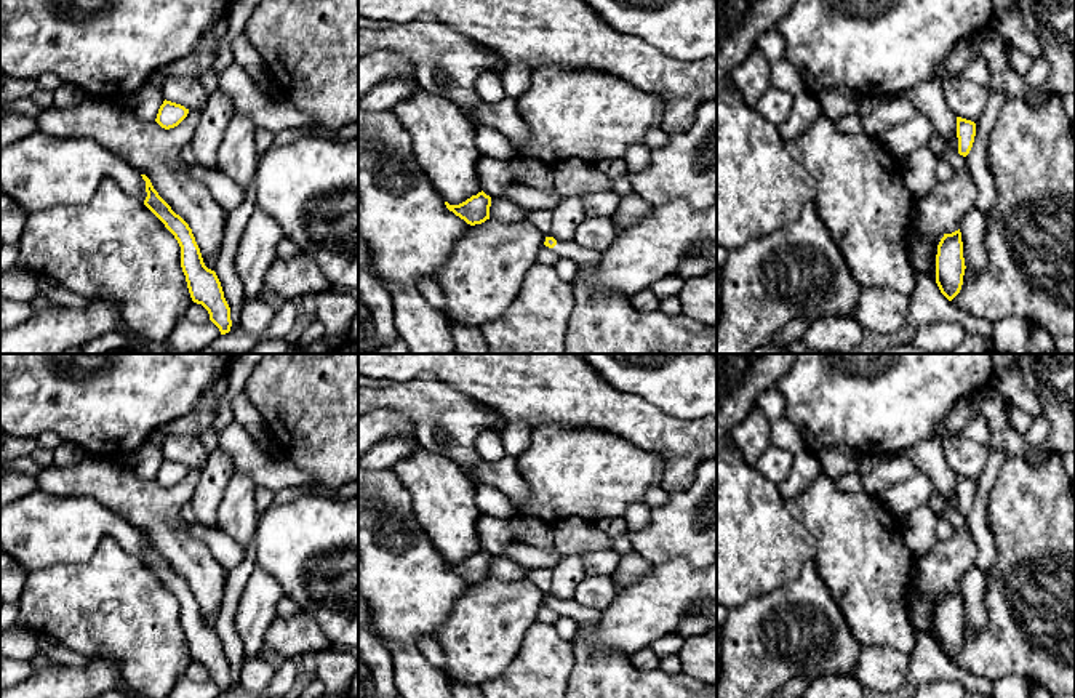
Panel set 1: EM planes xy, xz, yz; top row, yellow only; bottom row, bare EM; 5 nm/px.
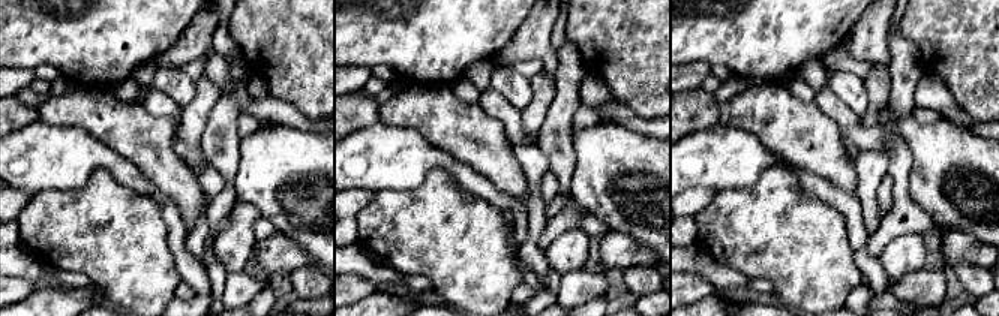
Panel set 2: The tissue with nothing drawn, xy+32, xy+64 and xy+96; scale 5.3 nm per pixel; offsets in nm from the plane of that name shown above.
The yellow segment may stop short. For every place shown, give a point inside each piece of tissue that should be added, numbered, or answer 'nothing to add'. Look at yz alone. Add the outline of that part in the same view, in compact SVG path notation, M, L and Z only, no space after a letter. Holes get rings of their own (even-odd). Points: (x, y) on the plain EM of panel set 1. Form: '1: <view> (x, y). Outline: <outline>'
nothing to add

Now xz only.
1: xz (599, 673). Outline: M560 599L552 608L579 626L571 640L574 668L565 698L717 698L717 684L696 680L683 671L637 669L629 655L593 644L589 631L600 621L598 610Z

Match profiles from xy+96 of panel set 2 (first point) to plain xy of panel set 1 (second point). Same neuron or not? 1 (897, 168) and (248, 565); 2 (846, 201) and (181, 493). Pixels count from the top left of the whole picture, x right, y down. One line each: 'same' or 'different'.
1: different
2: different

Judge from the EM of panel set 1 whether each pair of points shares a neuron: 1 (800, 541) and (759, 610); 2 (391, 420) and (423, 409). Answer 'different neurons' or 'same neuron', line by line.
1: different neurons
2: different neurons

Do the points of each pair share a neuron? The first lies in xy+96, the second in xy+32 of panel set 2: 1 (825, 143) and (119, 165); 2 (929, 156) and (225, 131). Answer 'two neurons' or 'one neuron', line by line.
1: two neurons
2: two neurons

